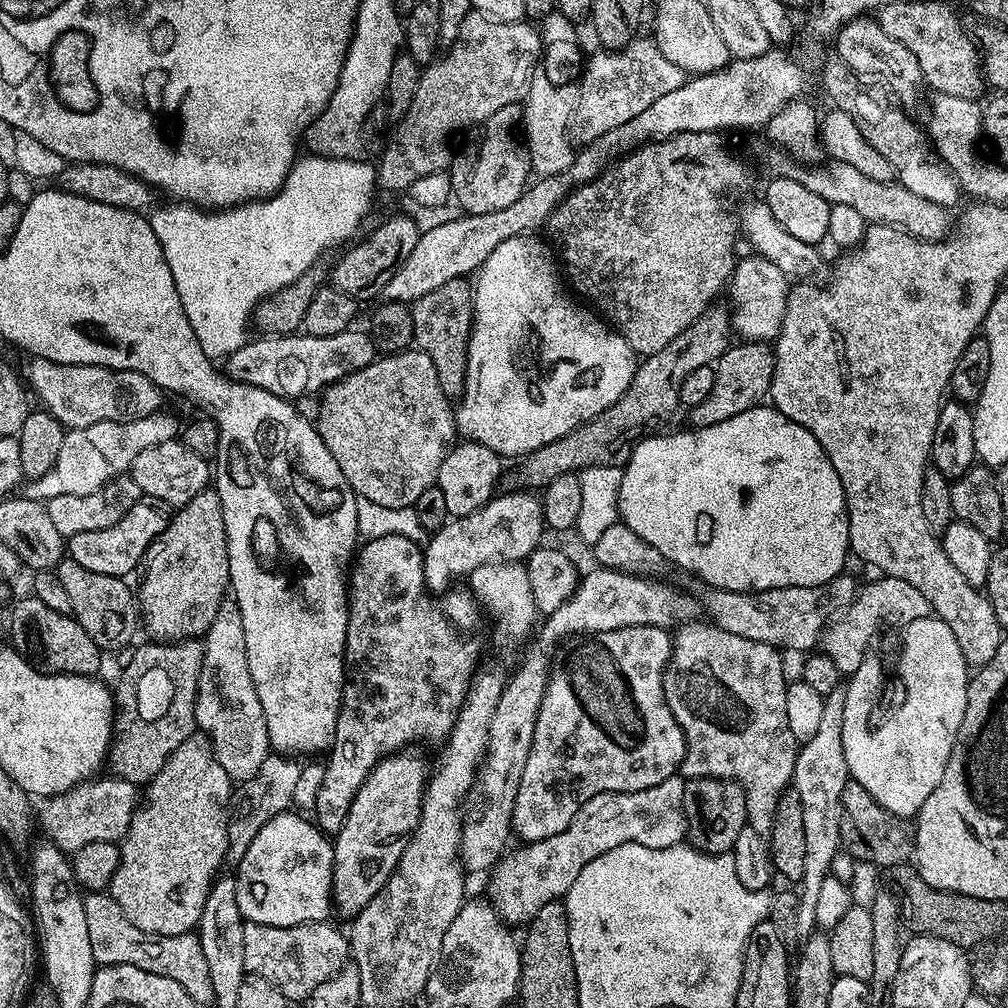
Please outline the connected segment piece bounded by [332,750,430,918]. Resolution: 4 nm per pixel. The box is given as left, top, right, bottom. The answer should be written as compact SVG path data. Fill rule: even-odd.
M401 750L393 755L385 756L374 766L374 770L366 778L366 782L358 790L354 802L344 819L344 825L335 833L334 866L332 867L332 883L334 885L334 900L348 918L355 918L360 911L379 894L382 886L392 876L392 871L402 858L402 850L410 842L413 830L420 821L420 808L424 805L424 790L430 779L430 768L424 765L420 756L415 756L412 750Z

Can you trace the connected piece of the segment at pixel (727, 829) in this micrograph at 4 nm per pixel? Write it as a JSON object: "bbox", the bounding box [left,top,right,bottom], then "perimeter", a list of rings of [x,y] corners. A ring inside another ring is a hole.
{"bbox":[684,776,747,853],"perimeter":[[[698,776],[689,779],[684,785],[684,813],[688,819],[688,835],[692,847],[701,852],[726,852],[731,853],[734,842],[747,825],[746,794],[737,780],[724,780],[721,776]]]}

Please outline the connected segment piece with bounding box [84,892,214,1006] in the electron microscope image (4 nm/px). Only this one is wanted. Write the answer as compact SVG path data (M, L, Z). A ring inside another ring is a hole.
M88 892L84 896L86 910L86 934L90 934L90 950L94 950L97 965L125 964L138 966L150 974L162 974L162 978L174 978L194 1002L201 1006L213 1003L214 986L210 982L210 966L206 964L206 954L202 952L199 935L187 932L178 936L159 936L146 930L138 930L122 914L118 902L111 894Z

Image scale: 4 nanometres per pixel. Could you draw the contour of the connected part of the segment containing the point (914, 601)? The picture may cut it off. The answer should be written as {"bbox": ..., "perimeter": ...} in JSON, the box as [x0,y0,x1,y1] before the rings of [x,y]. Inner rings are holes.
{"bbox":[822,575,933,674],"perimeter":[[[885,575],[876,579],[880,580],[866,585],[865,588],[863,585],[856,602],[846,609],[822,637],[822,651],[834,658],[834,666],[838,666],[842,674],[851,674],[858,670],[858,666],[862,666],[867,653],[864,651],[871,646],[872,639],[879,634],[880,628],[900,630],[910,622],[918,622],[918,618],[933,615],[926,594],[922,594],[922,590],[914,590],[910,582],[902,582],[902,578]]]}

